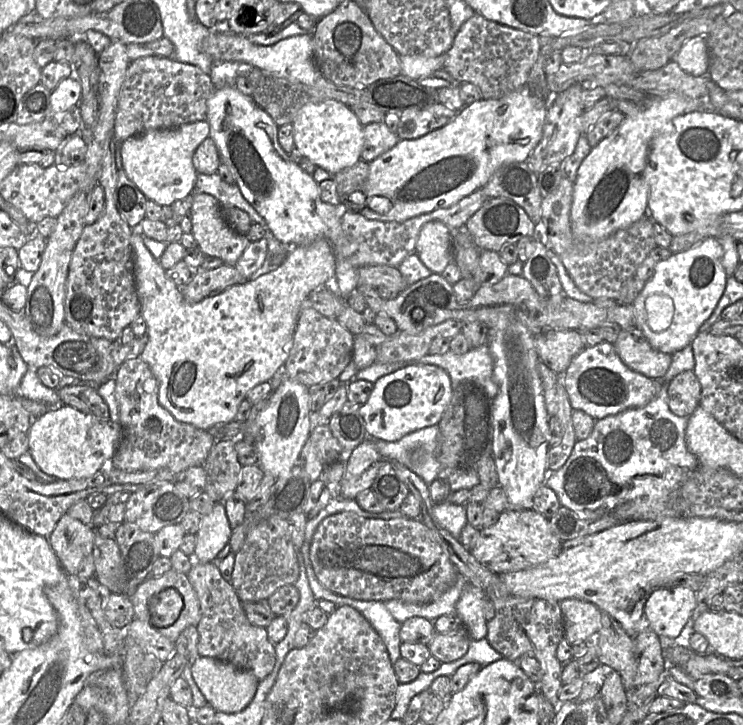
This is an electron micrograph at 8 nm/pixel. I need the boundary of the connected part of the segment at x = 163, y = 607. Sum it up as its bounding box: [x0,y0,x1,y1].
[150,589,183,628]

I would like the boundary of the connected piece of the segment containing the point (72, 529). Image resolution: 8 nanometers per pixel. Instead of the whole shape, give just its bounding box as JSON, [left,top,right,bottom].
[48,512,95,582]

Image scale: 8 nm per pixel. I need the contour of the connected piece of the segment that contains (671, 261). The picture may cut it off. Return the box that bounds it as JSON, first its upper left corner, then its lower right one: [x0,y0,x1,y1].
[634,237,727,354]

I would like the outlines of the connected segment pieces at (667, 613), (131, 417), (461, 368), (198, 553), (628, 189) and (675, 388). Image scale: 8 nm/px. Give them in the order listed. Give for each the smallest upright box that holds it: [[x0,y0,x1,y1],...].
[[644,585,697,639],[110,357,216,474],[412,343,498,400],[189,502,232,562],[570,94,705,242],[667,371,701,418]]

